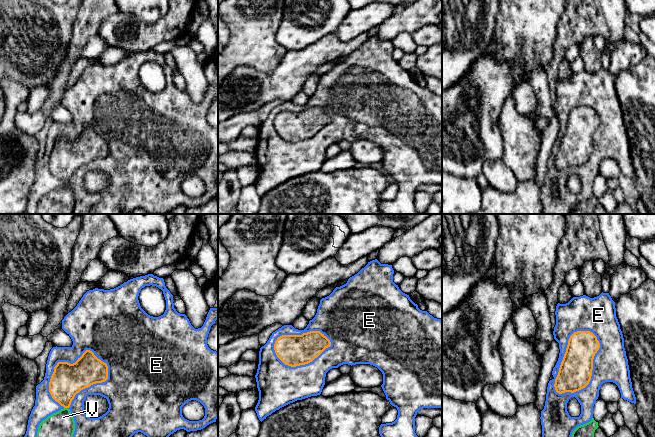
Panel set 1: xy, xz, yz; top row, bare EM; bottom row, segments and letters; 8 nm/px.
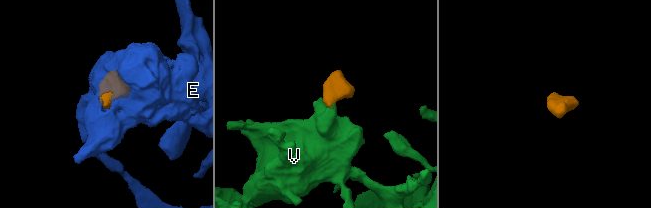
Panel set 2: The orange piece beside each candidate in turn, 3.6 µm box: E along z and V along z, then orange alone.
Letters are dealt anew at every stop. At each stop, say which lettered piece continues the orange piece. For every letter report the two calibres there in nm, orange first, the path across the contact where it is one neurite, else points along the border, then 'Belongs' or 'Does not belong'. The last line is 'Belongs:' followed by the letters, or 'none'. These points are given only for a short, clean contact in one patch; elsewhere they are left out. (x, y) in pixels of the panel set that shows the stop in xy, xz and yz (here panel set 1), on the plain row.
E: Thickness 260 nm (orange) against 180 nm. Does not belong
V: Thickness 260 nm (orange) against 280 nm. Path across: xy (67, 156), (66, 183), (62, 199), (54, 211). Belongs
Belongs: V

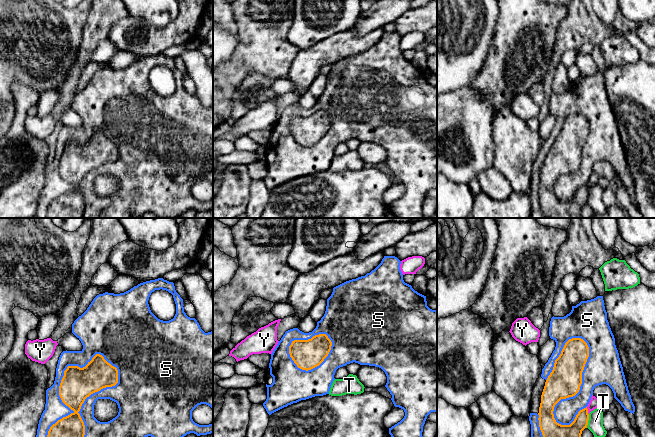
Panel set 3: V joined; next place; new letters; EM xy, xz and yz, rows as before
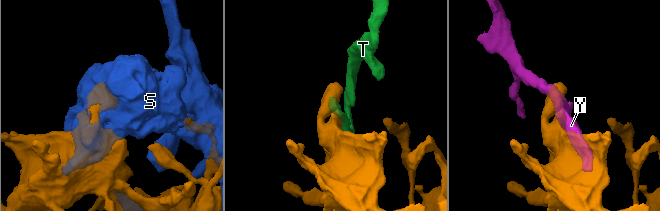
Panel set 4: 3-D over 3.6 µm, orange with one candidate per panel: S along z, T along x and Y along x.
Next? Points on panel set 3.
S: Thickness 260 nm (orange) against 170 nm. Does not belong
T: Thickness 280 nm (orange) against 130 nm. Does not belong
Y: Thickness 190 nm (orange) against 80 nm. Does not belong
Belongs: none

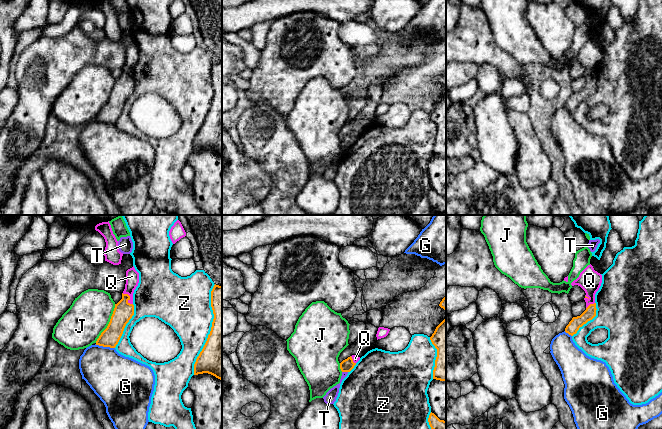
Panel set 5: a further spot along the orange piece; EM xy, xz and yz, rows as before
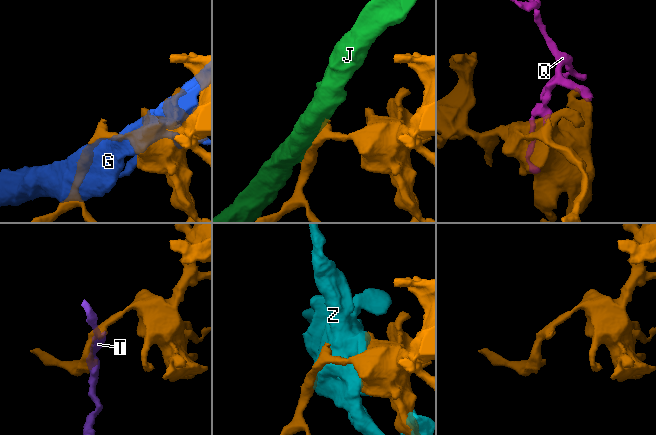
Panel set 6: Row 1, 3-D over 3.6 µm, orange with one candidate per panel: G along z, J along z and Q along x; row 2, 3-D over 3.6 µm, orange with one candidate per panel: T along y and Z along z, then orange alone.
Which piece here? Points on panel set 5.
G: Thickness 150 nm (orange) against 380 nm. Does not belong
J: Thickness 160 nm (orange) against 340 nm. Does not belong
Q: Thickness 160 nm (orange) against 110 nm. Does not belong
T: Thickness 100 nm (orange) against 90 nm. Boundary: xz (342, 147), (347, 148). Does not belong
Z: Thickness 160 nm (orange) against 220 nm. Does not belong
Belongs: none

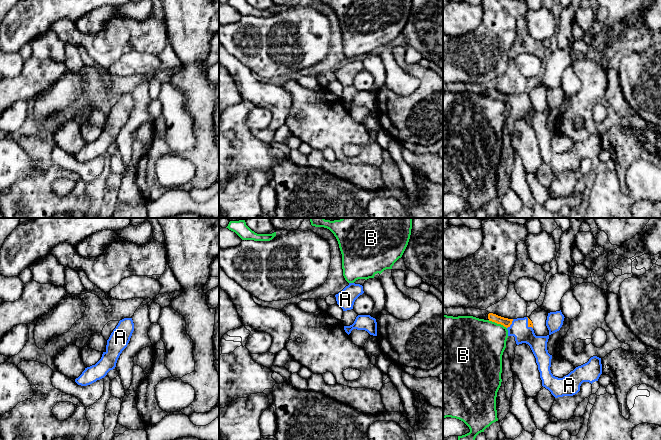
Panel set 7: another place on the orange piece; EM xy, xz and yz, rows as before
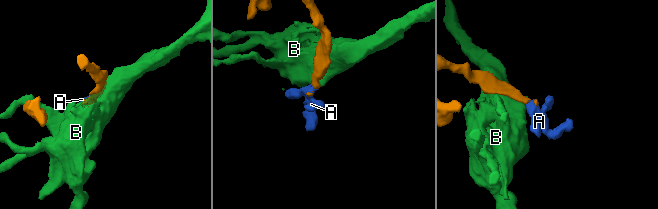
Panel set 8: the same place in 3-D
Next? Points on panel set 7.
A: Thickness 70 nm (orange) against 150 nm. Path across: yz (506, 98), (511, 99), (519, 104). Belongs
B: Thickness 70 nm (orange) against 440 nm. Does not belong
Belongs: A

